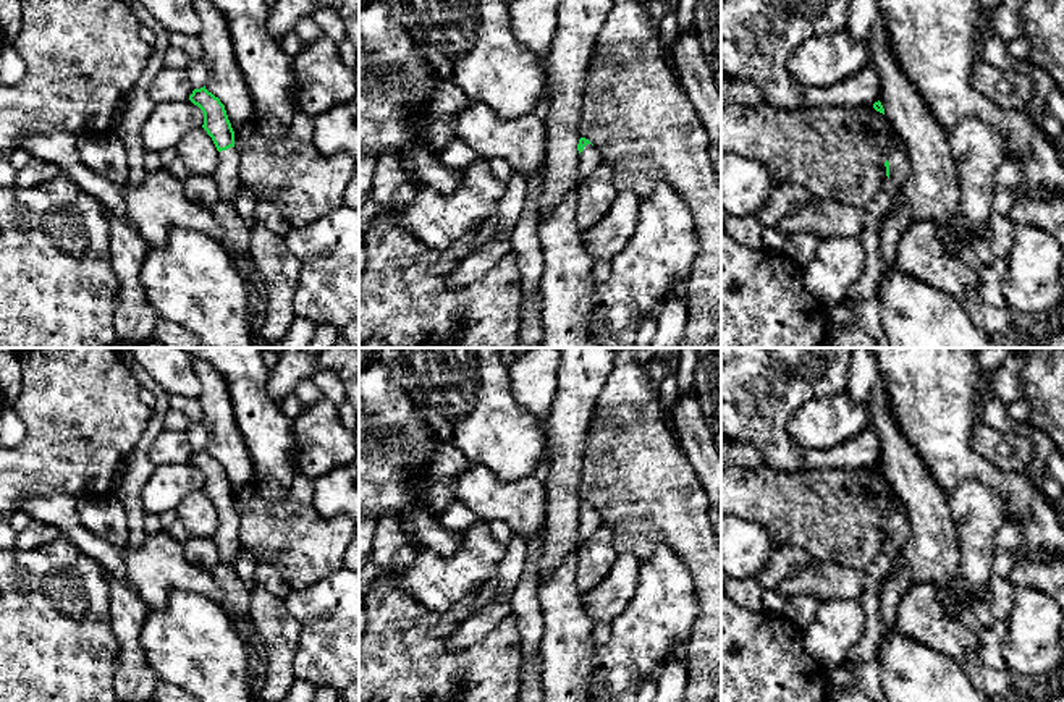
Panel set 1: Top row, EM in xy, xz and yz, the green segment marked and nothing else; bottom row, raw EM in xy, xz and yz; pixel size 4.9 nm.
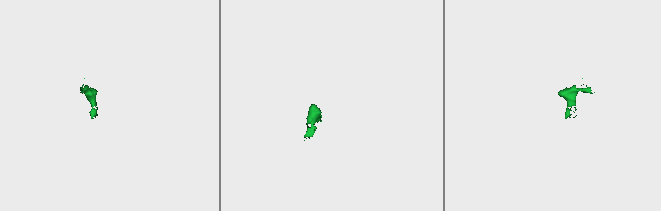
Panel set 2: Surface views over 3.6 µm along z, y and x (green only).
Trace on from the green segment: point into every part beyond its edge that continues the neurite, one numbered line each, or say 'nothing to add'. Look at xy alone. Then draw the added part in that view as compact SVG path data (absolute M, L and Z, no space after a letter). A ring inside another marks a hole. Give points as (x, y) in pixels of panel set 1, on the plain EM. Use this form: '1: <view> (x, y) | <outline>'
1: xy (225, 537) | M230 510L226 513L218 514L218 529L212 535L218 548L218 561L231 566L236 563L241 553L238 532L239 518L236 514L236 510Z

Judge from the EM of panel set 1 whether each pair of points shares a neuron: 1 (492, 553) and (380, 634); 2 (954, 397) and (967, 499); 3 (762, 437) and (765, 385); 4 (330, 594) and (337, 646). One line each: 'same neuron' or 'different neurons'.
1: different neurons
2: different neurons
3: same neuron
4: same neuron

